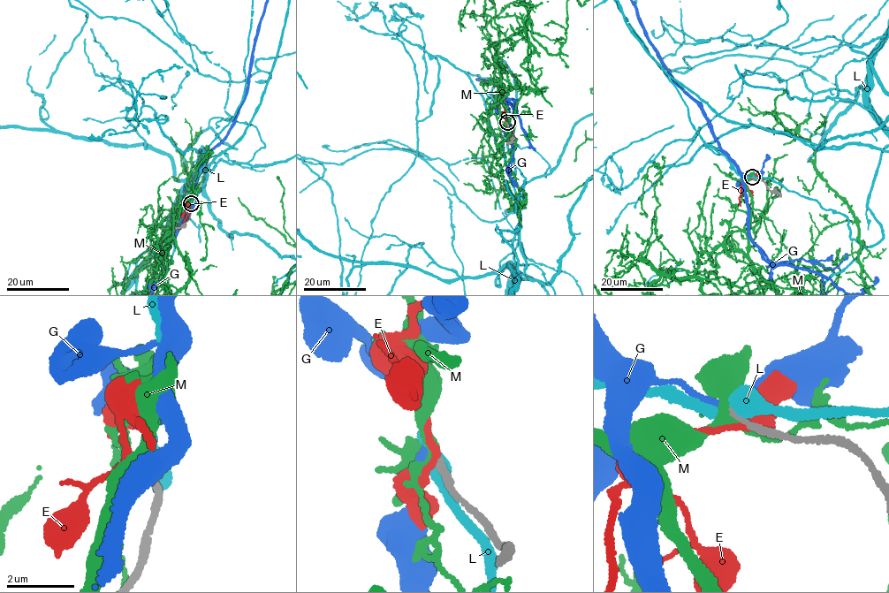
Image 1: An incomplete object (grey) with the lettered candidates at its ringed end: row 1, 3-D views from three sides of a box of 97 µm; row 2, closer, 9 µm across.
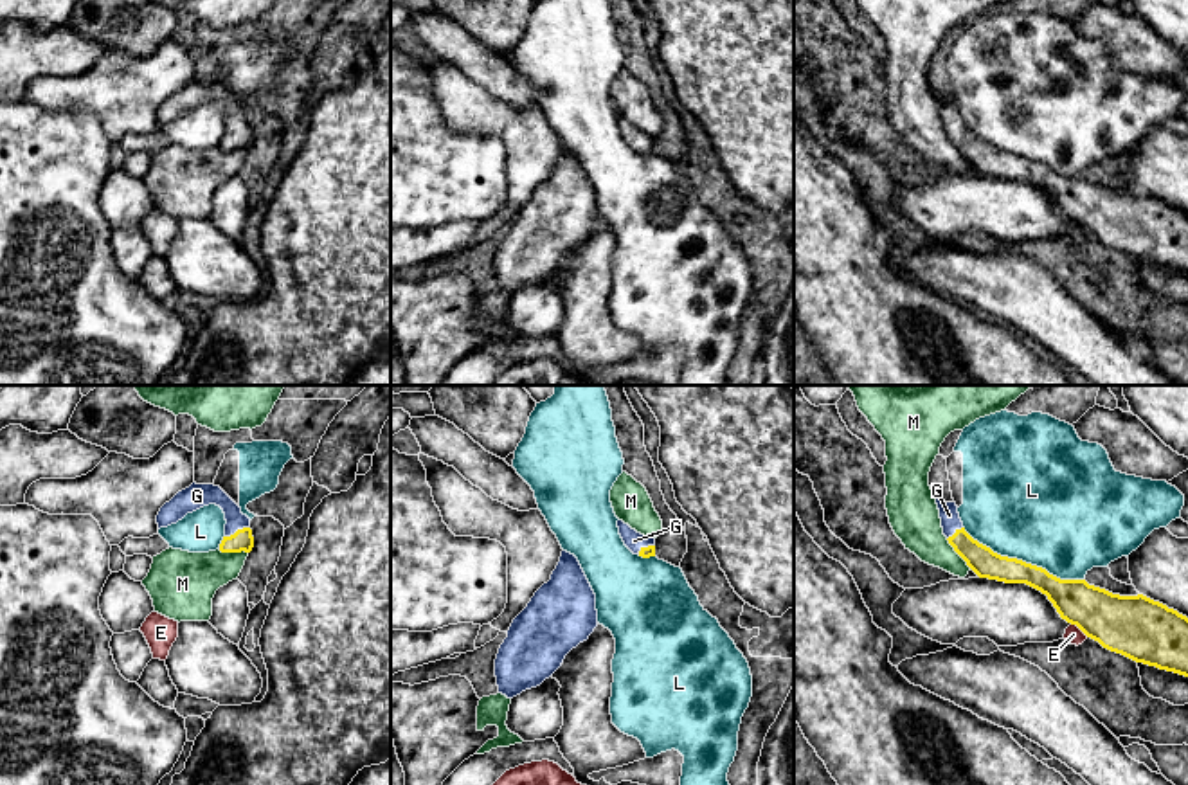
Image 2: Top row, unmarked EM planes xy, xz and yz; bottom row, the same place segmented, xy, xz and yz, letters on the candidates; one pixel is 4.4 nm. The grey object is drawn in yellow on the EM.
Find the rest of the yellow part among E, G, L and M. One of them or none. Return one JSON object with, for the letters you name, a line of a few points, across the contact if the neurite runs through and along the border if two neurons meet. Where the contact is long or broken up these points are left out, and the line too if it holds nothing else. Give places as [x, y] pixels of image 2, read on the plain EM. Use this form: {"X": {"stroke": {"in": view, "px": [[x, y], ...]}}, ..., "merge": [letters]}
{"G": {"stroke": {"in": "xy", "px": [[242, 137], [238, 126], [216, 92], [197, 92]]}}, "merge": ["G"]}

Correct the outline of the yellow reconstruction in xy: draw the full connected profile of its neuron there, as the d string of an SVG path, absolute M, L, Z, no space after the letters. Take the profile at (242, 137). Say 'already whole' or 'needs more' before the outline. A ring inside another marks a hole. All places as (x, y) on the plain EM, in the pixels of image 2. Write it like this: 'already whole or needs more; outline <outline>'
needs more; outline M193 79L189 85L178 88L169 99L160 104L157 112L158 126L176 121L187 110L193 110L209 101L220 103L227 117L220 148L250 149L254 144L250 115L241 110L241 104L220 83L214 81Z

